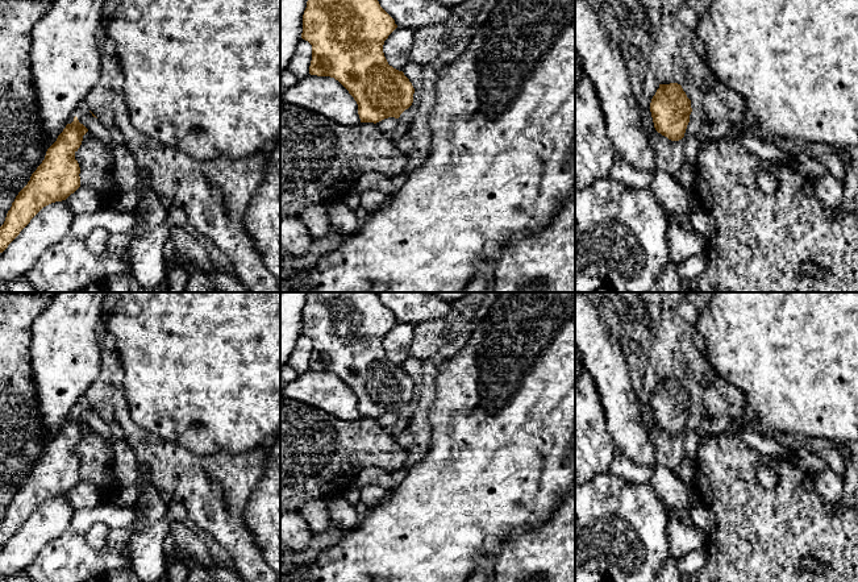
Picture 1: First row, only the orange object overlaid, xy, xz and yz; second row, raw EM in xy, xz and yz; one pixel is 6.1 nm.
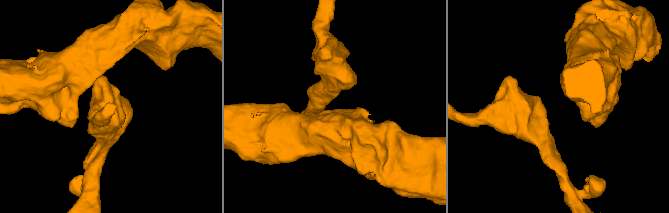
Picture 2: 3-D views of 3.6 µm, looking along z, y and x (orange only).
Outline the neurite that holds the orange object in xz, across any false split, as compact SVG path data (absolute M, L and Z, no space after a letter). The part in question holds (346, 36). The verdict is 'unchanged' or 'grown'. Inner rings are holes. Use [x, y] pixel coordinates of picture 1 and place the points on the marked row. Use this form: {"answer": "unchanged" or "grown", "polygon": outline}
{"answer": "unchanged", "polygon": "M308 0L301 38L312 45L309 74L338 80L358 104L361 122L399 119L413 103L415 88L403 71L388 65L383 45L397 28L378 0Z"}

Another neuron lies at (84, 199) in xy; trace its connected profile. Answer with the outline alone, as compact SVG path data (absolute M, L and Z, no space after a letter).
M79 187L66 199L75 216L84 212L95 212L100 208L100 200L95 190Z

